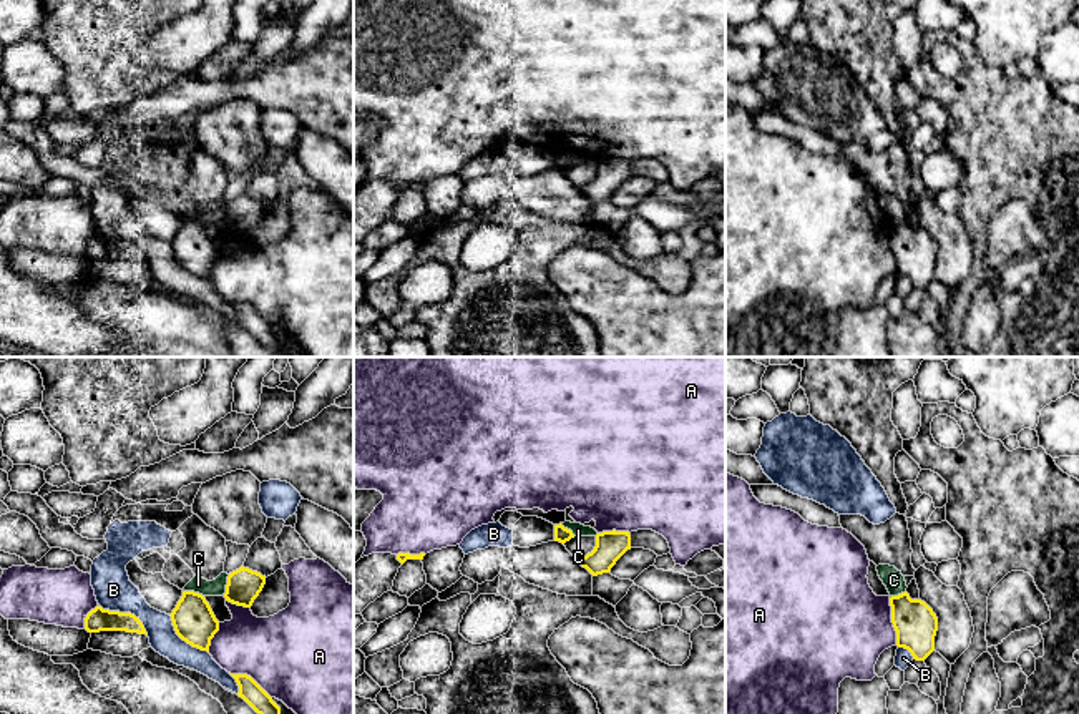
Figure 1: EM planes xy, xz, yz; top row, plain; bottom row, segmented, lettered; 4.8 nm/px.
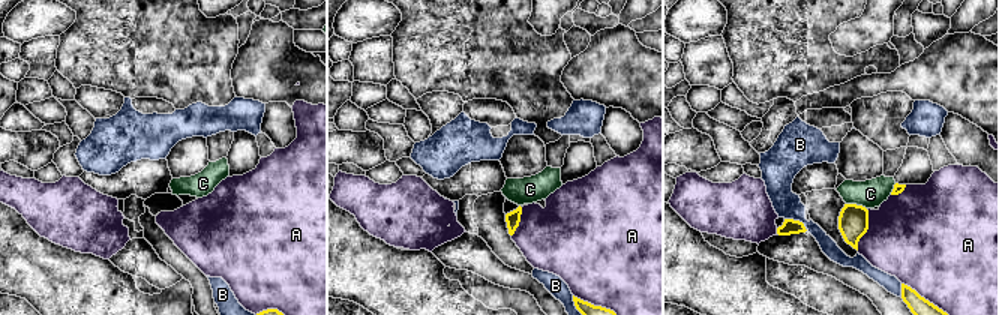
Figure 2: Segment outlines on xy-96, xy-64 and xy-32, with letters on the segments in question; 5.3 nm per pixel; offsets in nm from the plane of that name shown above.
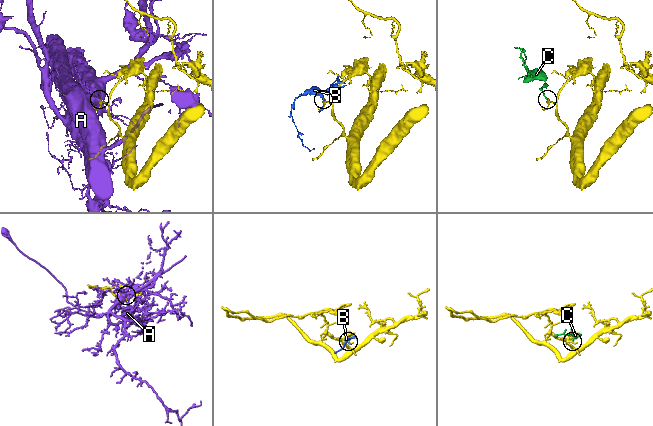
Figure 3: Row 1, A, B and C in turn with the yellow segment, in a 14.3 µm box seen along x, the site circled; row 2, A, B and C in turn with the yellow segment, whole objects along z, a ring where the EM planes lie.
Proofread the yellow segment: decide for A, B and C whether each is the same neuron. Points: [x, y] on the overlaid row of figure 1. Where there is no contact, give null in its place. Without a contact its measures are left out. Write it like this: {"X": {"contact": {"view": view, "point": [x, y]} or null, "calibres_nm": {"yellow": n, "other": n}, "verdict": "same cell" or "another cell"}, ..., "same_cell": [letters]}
{"A": {"contact": {"view": "yz", "point": [892, 621]}, "calibres_nm": {"yellow": 200, "other": 460}, "verdict": "another cell"}, "B": {"contact": {"view": "xy", "point": [126, 613]}, "calibres_nm": {"yellow": 110, "other": 190}, "verdict": "another cell"}, "C": {"contact": {"view": "xy", "point": [226, 585]}, "calibres_nm": {"yellow": 160, "other": 80}, "verdict": "another cell"}, "same_cell": []}

